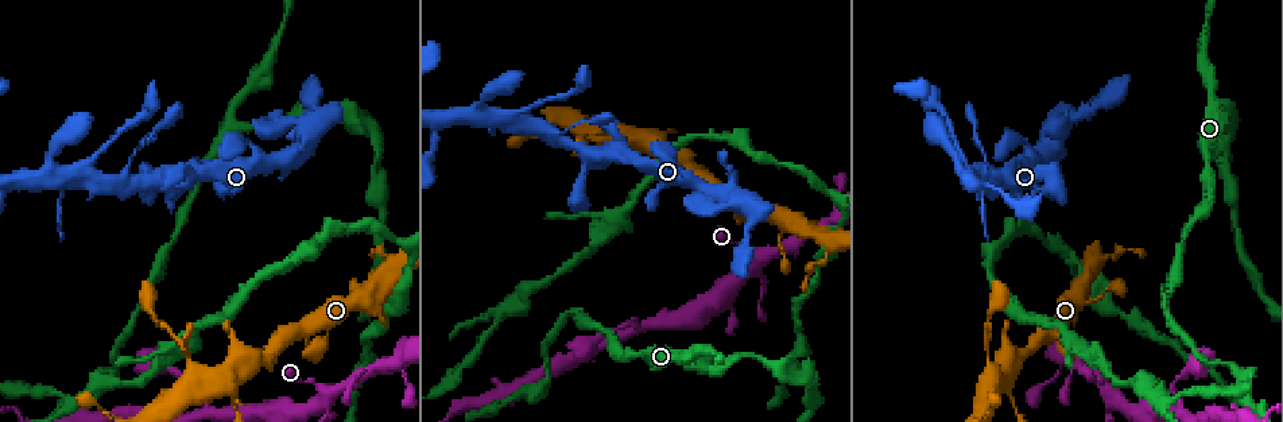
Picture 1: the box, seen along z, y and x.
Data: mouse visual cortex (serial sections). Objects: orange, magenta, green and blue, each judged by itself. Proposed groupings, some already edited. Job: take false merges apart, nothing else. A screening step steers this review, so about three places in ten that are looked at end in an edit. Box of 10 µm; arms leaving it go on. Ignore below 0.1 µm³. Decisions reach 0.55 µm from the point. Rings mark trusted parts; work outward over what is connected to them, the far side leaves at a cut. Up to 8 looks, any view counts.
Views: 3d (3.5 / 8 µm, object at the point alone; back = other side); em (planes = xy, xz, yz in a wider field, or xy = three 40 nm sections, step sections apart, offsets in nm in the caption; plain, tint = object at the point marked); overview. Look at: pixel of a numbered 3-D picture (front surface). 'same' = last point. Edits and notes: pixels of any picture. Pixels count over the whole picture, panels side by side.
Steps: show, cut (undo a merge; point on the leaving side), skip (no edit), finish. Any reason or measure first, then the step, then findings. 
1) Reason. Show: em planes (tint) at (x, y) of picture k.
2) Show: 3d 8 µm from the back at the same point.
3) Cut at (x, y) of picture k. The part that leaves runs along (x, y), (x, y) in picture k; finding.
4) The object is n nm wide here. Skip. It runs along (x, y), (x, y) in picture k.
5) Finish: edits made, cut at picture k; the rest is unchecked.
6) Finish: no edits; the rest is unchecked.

Three arms meet. Show: 3d 3.5 µm at (761, 258) of picture 1.

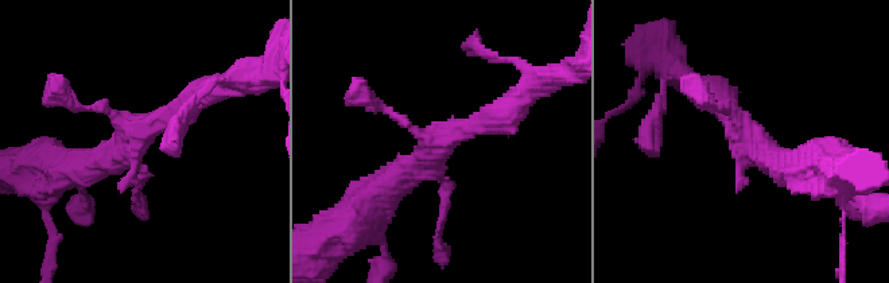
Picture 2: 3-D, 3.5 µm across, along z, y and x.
Need the tissue. Show: em xy step 3 (tint) at (437, 146) of picture 2.

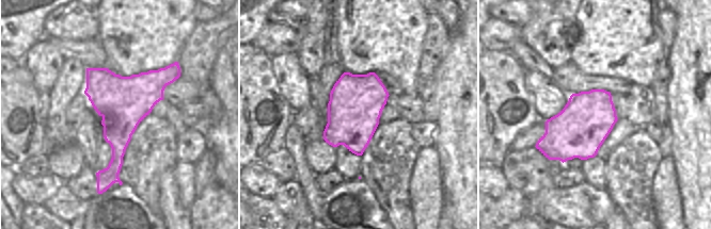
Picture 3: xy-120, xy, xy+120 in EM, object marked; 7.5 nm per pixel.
Skip. It runs along (702, 97), (802, 167) in picture 2; one cell here.

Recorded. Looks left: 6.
Narrows sharply. Show: 3d 3.5 µm at (1225, 158) of picture 1.

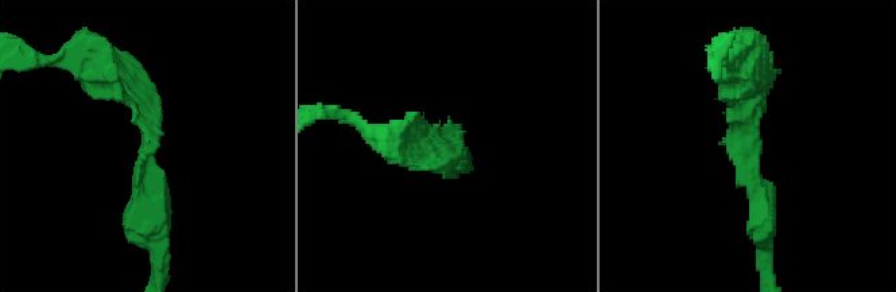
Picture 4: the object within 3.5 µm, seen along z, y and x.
The arms are 200, 300 nm wide. Show: em xy step 1 (tint) at (144, 144) of picture 4.

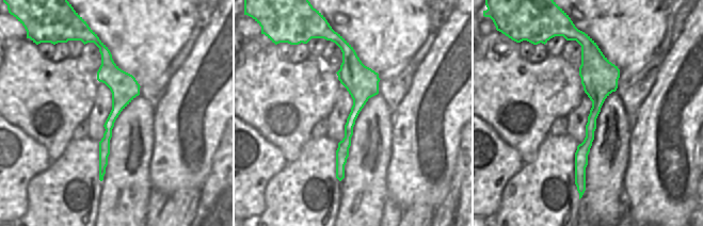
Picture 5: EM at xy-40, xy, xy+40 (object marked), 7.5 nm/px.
Skip. It runs along (586, 44), (596, 108), (579, 183) in picture 5; all the same cell.

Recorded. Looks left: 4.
Sharp bend. Show: 3d 8 µm at (546, 377) of picture 1.

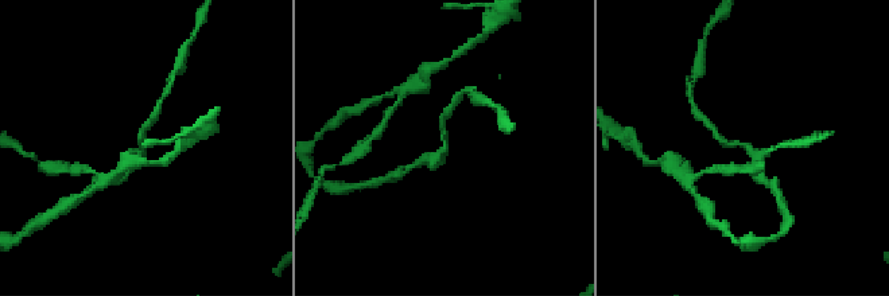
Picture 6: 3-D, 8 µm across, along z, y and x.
Show: em xy step 5 (tint) at the same point.

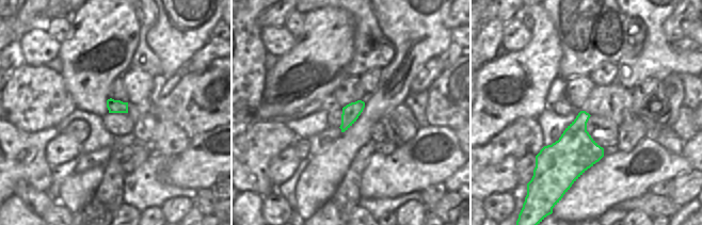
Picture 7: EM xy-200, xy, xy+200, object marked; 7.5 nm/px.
Skip. It runs along (714, 131), (728, 145), (746, 145), (761, 178) in picture 6; continuous, no second cell.

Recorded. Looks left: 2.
Finish: no edits; the rest is unchecked.

